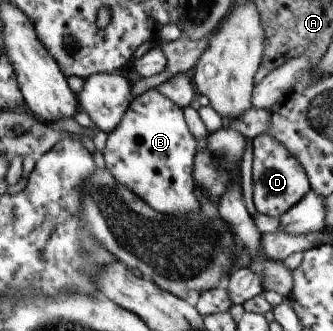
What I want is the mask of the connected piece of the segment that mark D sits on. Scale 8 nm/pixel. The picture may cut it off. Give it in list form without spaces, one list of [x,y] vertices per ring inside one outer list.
[[[263,132],[252,138],[252,202],[257,213],[280,217],[310,189],[302,166],[271,135]]]

